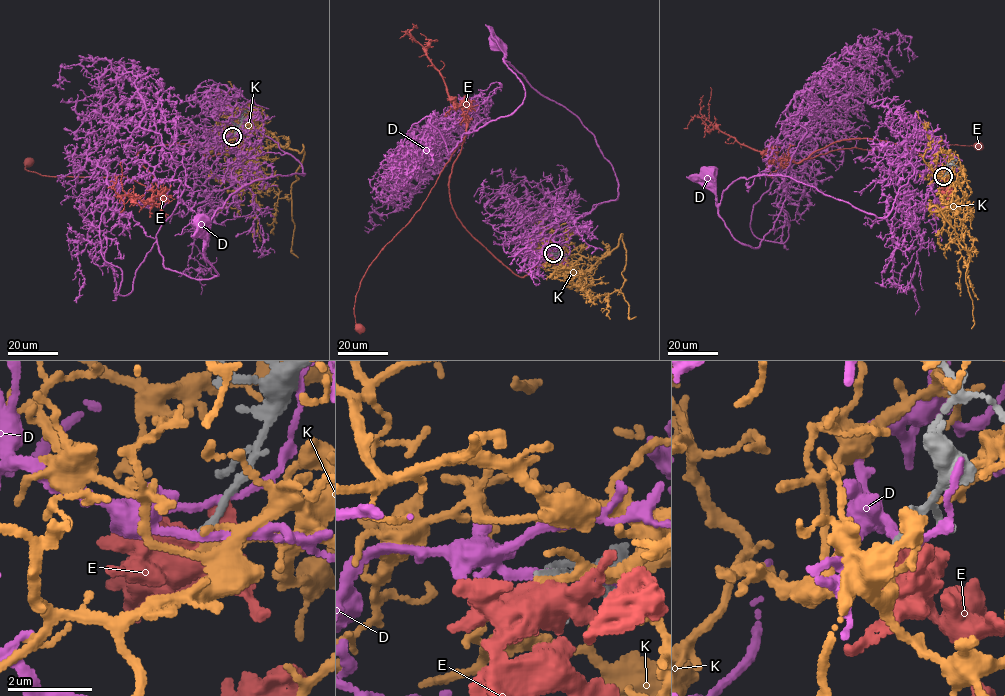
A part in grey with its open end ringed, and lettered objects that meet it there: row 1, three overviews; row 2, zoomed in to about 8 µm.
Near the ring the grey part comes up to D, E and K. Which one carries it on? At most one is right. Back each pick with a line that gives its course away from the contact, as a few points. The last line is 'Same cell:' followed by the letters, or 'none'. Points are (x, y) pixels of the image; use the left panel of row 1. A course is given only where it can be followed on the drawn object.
Same cell: none

